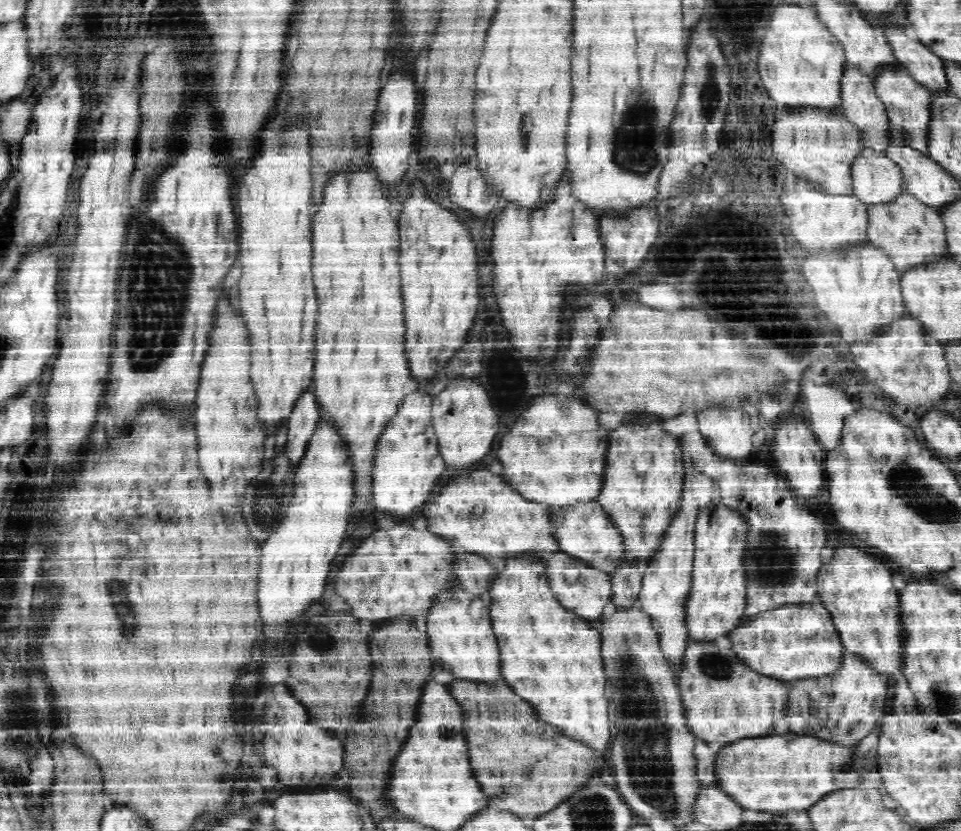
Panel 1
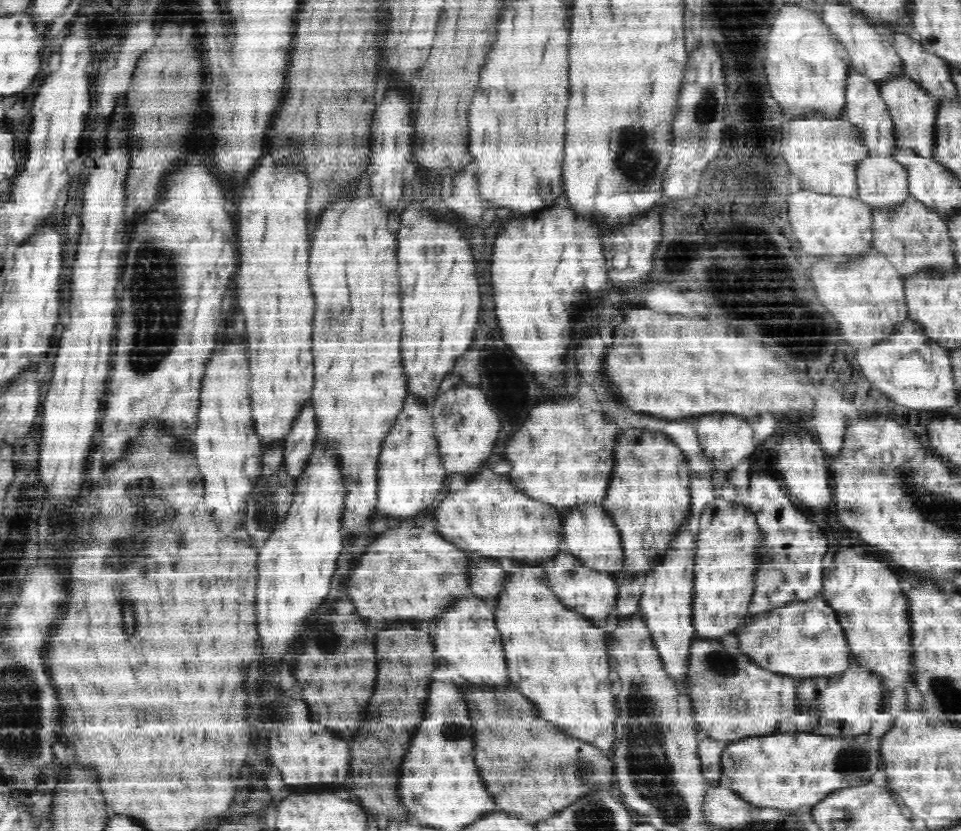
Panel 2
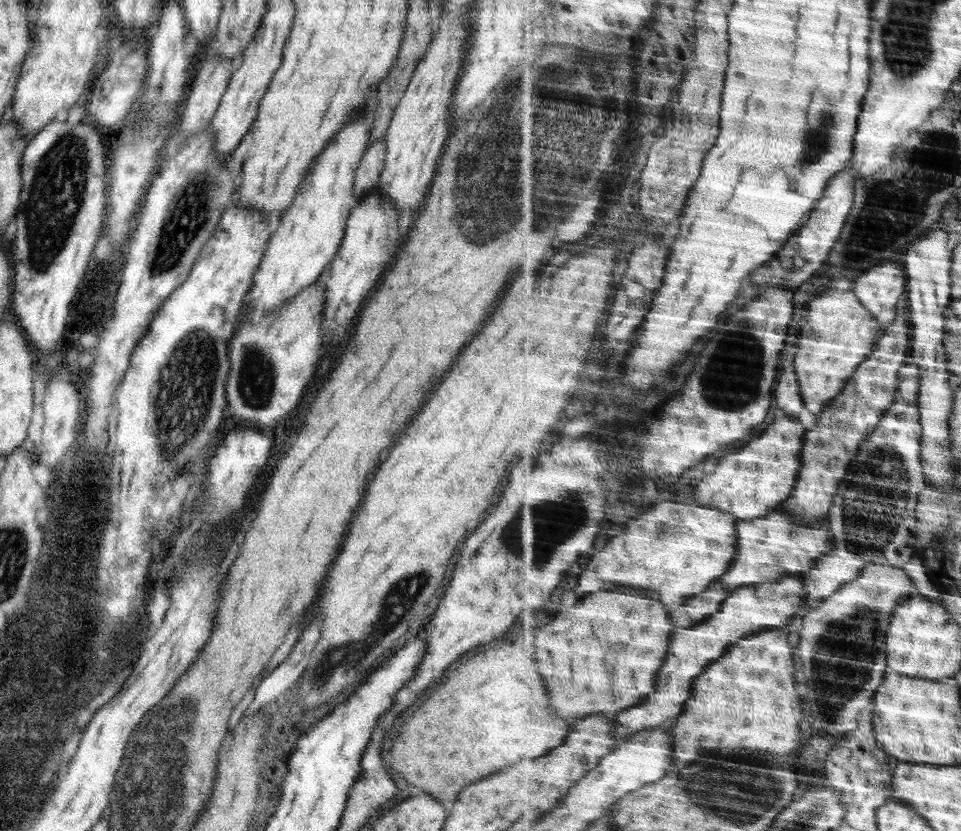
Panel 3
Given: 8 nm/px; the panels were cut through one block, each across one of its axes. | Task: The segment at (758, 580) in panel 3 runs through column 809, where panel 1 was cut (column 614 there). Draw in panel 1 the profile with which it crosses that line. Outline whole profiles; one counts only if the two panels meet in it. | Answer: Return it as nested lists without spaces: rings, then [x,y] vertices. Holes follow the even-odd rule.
[[[596,501],[578,502],[564,508],[554,507],[554,522],[558,524],[556,534],[561,552],[578,557],[587,567],[607,573],[621,569],[625,562],[622,535],[611,521],[601,504]]]

